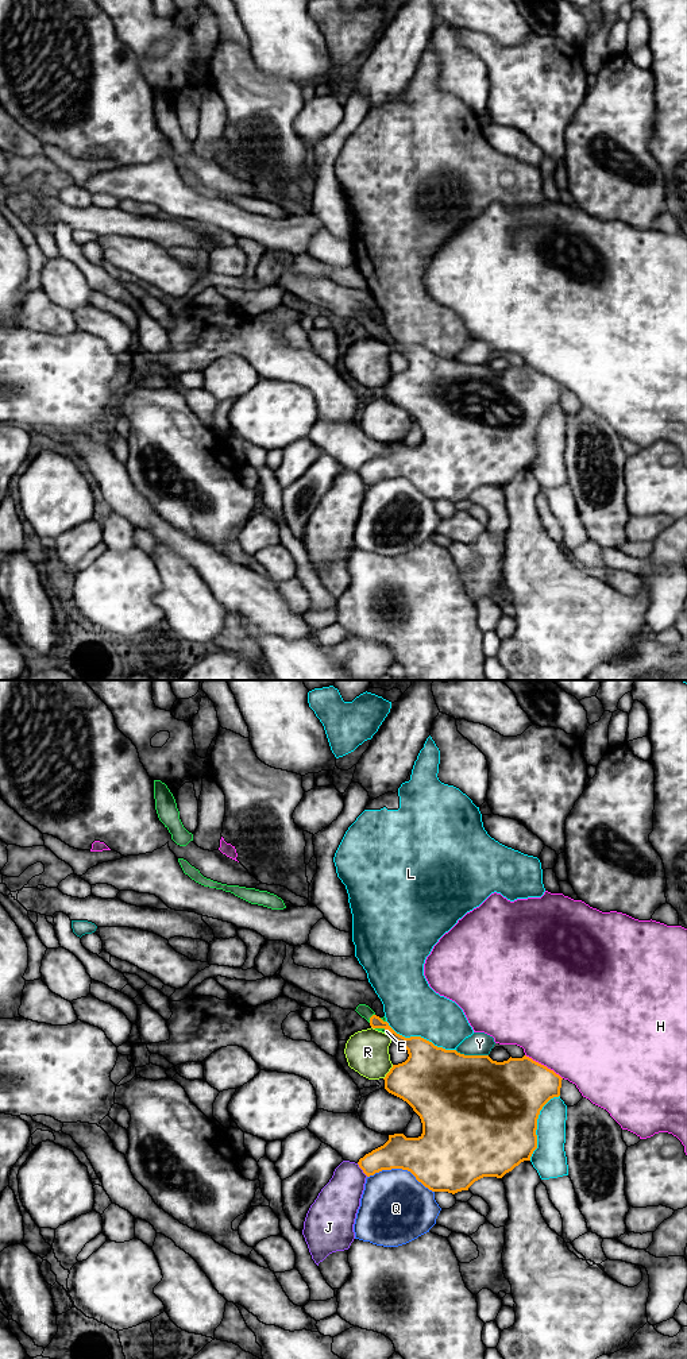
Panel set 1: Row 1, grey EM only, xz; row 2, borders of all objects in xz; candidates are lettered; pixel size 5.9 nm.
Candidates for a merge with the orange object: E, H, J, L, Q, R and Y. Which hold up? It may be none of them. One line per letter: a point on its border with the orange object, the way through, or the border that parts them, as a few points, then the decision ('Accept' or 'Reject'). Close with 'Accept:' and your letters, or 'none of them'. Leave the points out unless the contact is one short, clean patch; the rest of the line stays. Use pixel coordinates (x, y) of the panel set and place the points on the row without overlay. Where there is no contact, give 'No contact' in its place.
E: Touches orange at xz (370, 327). Path across: xz (375, 331), (370, 327), (365, 320). Accept
H: Touches orange at xz (543, 374). Reject
J: Touches orange at xz (362, 478). Reject
L: Touches orange at xz (420, 346). Reject
Q: Touches orange at xz (401, 477). Reject
R: Touches orange at xz (389, 381). Reject
Y: Touches orange at xz (471, 365). Reject
Accept: E

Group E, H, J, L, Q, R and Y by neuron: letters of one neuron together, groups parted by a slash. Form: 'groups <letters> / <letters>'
groups E / H / J / L / Q / R / Y

